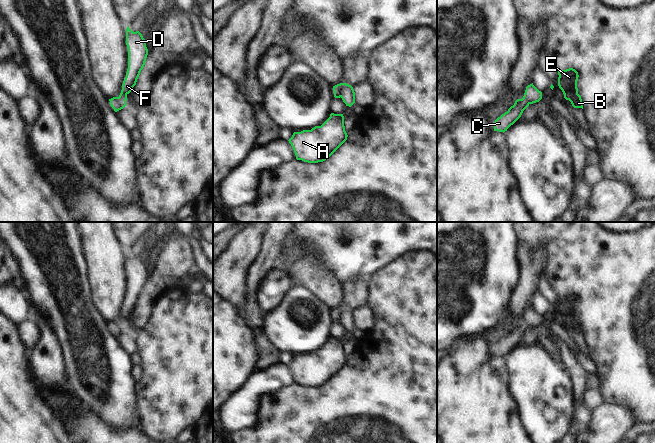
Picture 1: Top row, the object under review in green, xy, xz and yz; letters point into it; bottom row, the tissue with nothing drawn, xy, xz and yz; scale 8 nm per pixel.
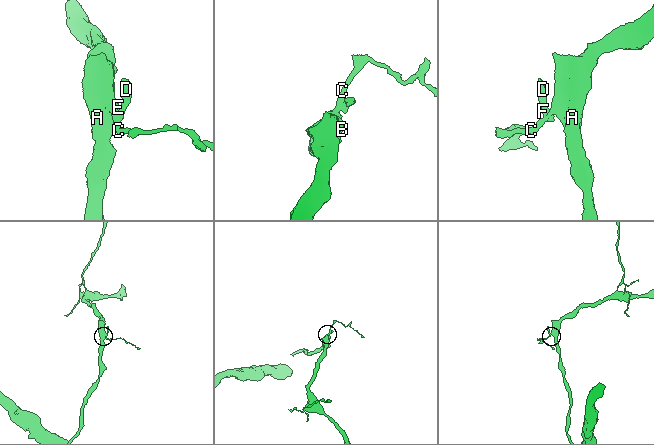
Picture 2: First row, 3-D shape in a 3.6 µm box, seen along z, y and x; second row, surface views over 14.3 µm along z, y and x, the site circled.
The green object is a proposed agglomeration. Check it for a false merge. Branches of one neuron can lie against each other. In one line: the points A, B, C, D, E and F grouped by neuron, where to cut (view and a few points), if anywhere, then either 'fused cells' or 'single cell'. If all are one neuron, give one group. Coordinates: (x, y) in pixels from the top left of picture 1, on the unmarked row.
groups A B C E / D F; cut xz (345, 307), (341, 321); fused cells

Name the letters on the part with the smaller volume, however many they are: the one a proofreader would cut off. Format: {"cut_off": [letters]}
{"cut_off": ["D", "F"]}

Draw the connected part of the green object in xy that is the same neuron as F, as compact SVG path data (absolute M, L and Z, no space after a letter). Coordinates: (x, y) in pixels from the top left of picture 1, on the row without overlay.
M129 250L126 253L126 269L128 272L128 293L119 319L120 323L125 327L127 319L136 309L148 279L146 264L139 255L133 256Z

